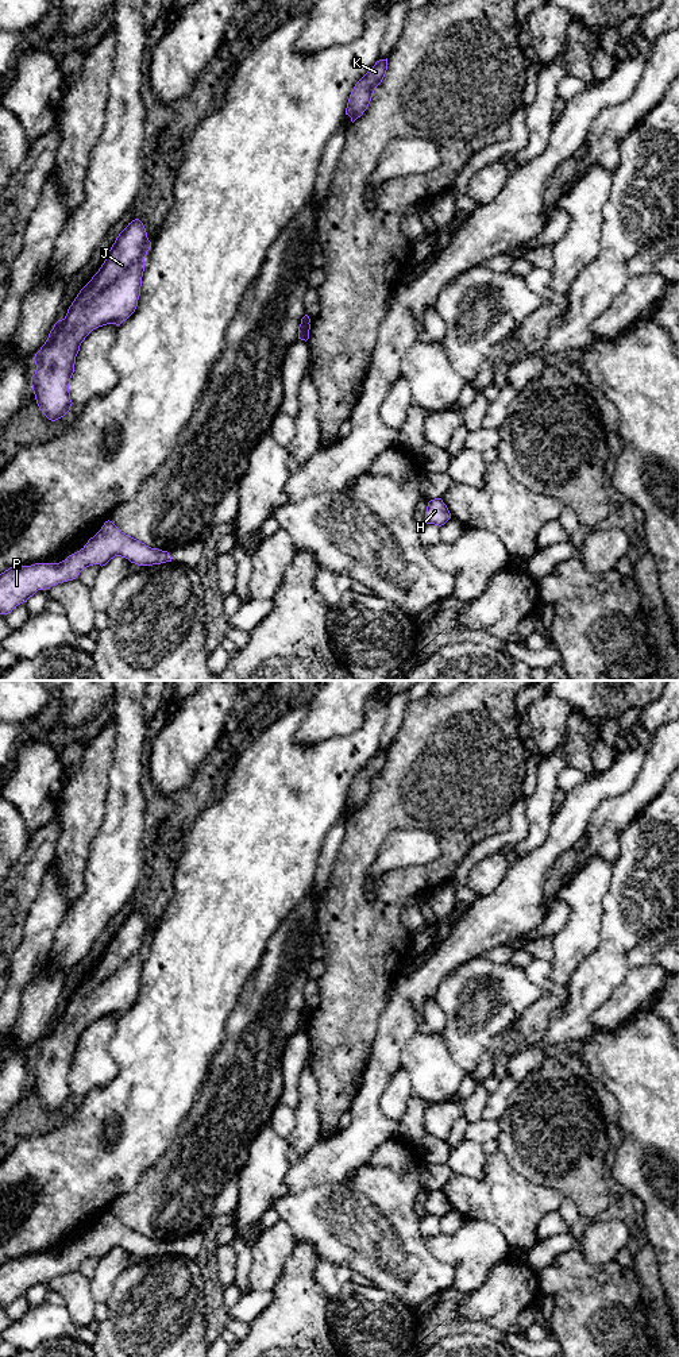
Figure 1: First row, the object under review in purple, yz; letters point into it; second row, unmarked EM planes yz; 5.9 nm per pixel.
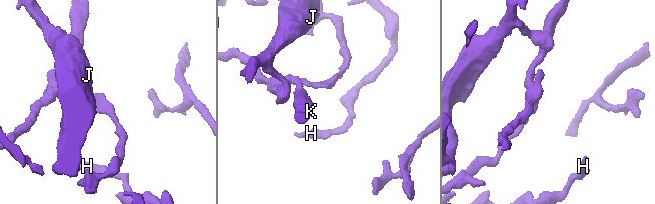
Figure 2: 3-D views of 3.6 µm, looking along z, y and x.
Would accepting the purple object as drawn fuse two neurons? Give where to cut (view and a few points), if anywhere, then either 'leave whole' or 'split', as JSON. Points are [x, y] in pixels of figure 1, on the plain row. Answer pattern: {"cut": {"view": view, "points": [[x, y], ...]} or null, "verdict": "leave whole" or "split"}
{"cut": {"view": "yz", "points": [[301, 1014], [308, 1016]]}, "verdict": "split"}

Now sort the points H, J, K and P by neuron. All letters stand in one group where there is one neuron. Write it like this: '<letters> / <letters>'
H J P / K

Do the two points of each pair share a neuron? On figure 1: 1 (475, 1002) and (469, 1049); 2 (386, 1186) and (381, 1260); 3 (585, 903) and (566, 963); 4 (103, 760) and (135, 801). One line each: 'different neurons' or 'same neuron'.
1: same neuron
2: same neuron
3: same neuron
4: different neurons

